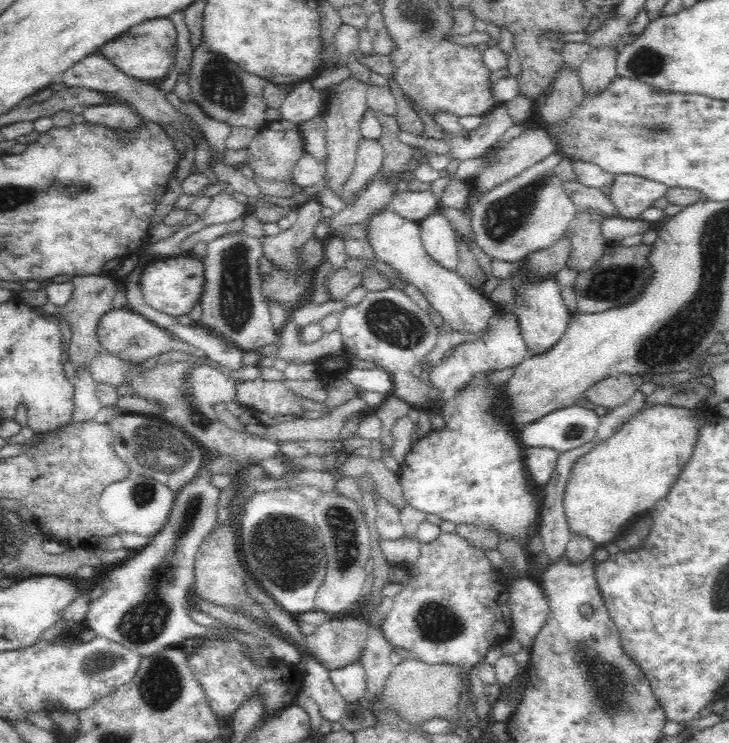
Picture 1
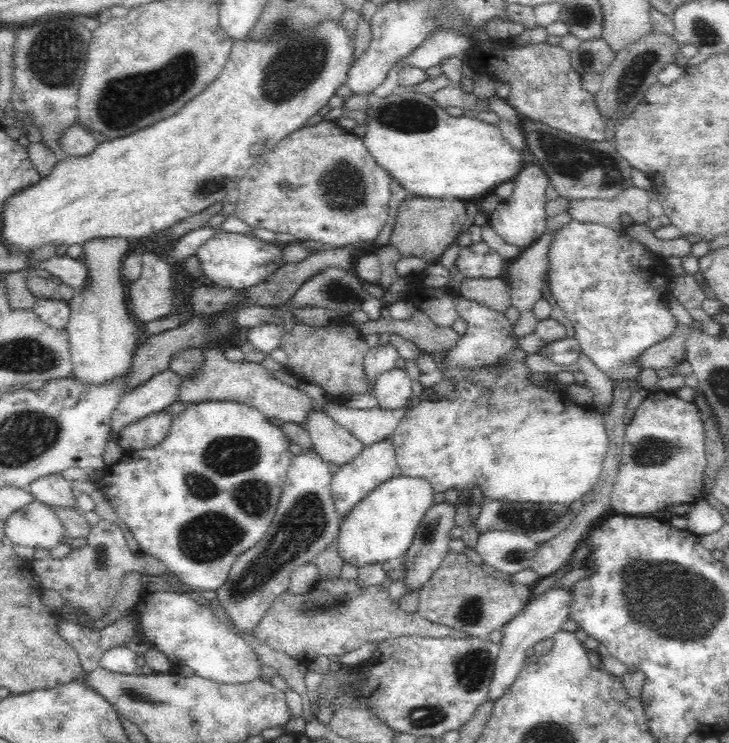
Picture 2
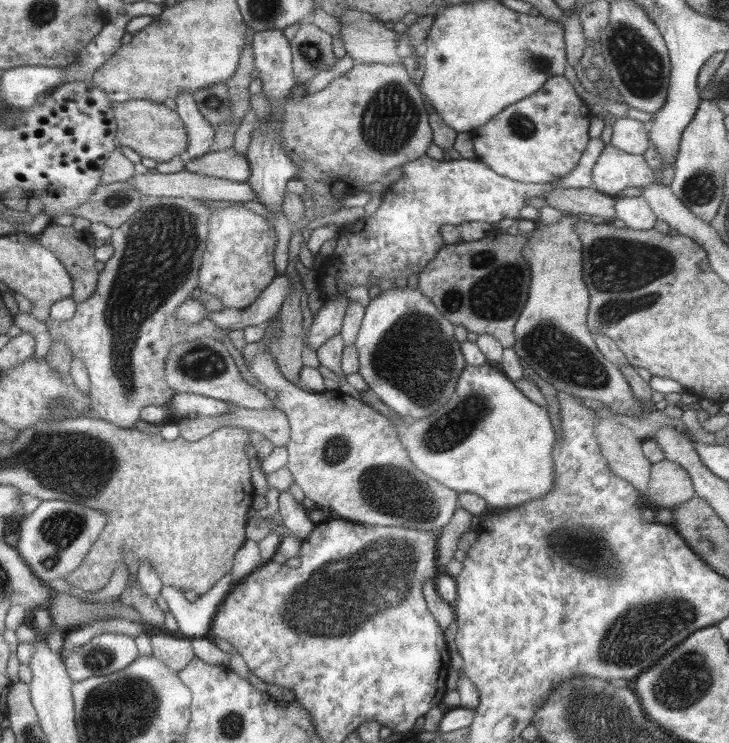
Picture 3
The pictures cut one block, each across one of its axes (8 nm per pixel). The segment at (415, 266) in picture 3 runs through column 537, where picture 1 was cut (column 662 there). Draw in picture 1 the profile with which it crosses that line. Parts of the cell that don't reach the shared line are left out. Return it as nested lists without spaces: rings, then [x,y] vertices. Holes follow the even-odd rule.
[[[635,174],[615,175],[608,194],[617,216],[638,219],[646,208],[665,196],[669,186]]]

